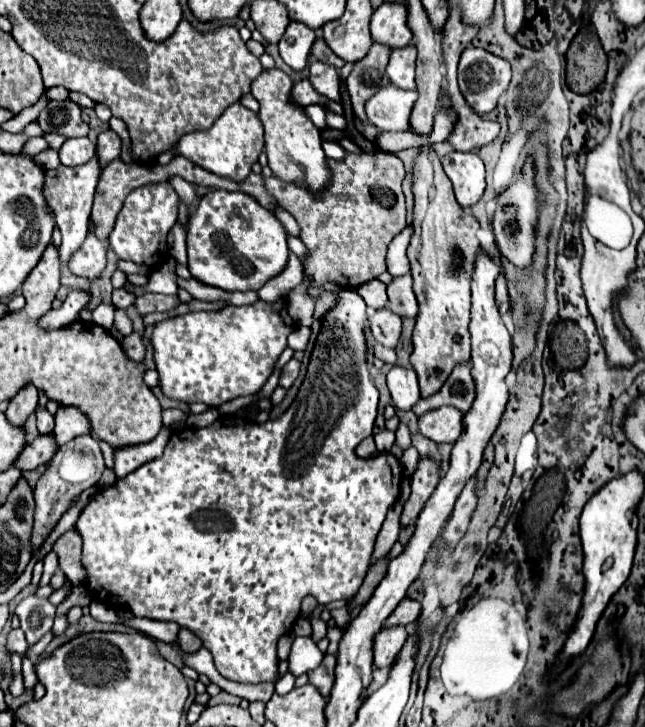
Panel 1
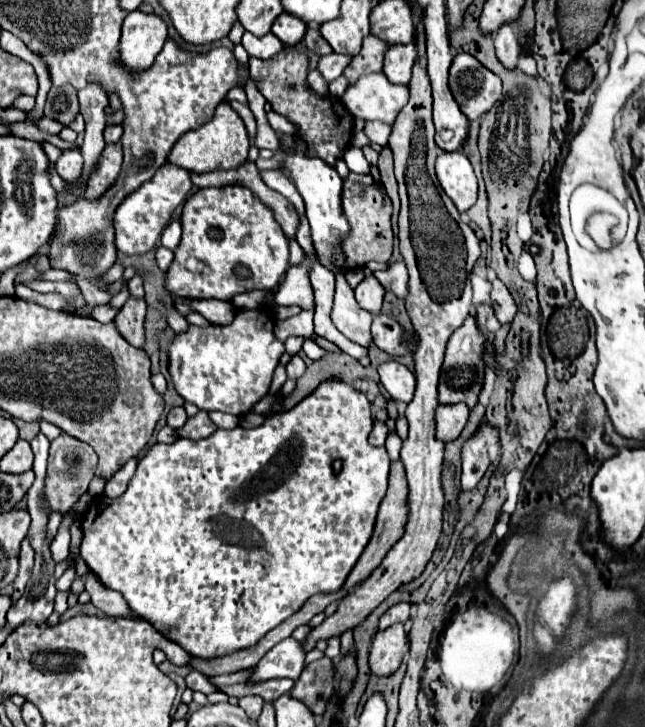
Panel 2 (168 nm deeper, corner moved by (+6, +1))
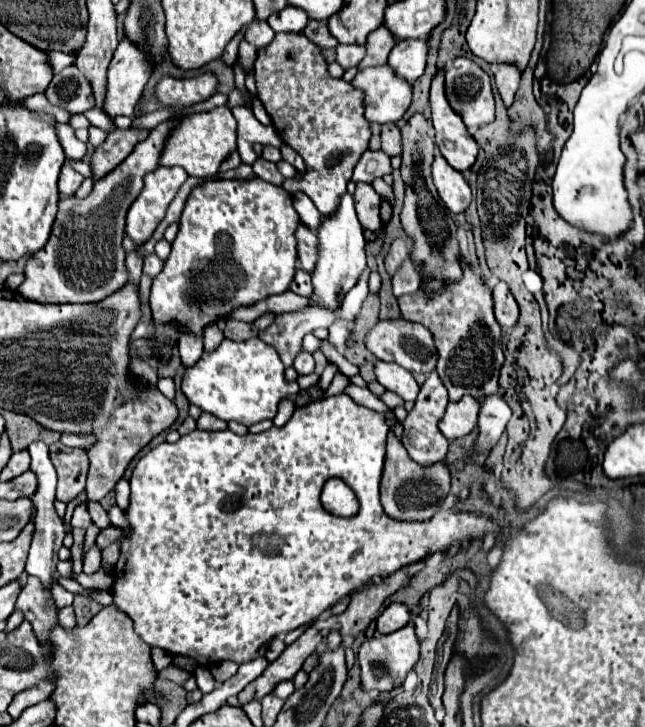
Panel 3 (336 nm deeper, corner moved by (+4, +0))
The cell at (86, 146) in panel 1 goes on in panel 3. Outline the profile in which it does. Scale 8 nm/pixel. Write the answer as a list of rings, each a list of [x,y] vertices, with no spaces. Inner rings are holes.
[[[63,166],[59,176],[59,194],[73,196],[81,186],[81,182],[83,182],[83,176],[77,170],[73,170],[71,166]]]

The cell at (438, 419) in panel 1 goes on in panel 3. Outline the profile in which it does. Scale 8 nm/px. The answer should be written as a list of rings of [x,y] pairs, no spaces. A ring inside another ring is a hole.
[[[463,396],[459,402],[449,402],[445,416],[439,422],[441,434],[447,440],[455,440],[469,434],[477,426],[479,408],[481,404],[473,396]]]

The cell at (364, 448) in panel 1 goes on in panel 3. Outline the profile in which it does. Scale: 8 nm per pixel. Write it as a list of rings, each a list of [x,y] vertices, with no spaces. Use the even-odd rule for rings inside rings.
[[[331,478],[325,482],[321,492],[321,504],[327,512],[343,518],[355,516],[359,510],[359,500],[355,492],[339,478]]]

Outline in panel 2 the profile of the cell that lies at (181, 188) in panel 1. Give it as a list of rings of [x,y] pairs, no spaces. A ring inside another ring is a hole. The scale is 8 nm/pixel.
[[[171,221],[165,227],[163,235],[161,235],[161,245],[171,249],[171,251],[175,251],[175,247],[179,245],[179,239],[181,239],[181,223],[179,221]]]

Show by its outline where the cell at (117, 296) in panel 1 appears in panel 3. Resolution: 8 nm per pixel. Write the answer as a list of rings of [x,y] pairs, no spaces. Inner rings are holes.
[[[147,254],[145,256],[145,266],[143,266],[145,274],[149,274],[153,278],[153,276],[157,276],[161,272],[161,268],[163,268],[163,260],[157,254]]]

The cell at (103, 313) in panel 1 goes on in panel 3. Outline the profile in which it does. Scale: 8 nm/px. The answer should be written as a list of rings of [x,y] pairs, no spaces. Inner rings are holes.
[[[137,246],[133,252],[127,254],[127,270],[129,270],[133,282],[137,284],[141,272],[143,272],[143,258],[141,258],[141,254],[139,254],[139,246]]]

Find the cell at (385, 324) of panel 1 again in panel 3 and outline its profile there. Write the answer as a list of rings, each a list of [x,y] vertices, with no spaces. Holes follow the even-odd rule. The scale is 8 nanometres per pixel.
[[[403,318],[379,320],[365,336],[365,348],[375,358],[379,358],[383,362],[395,362],[409,372],[429,374],[435,370],[435,364],[437,364],[437,348],[435,348],[435,342],[431,340],[431,332],[423,324],[407,322]]]

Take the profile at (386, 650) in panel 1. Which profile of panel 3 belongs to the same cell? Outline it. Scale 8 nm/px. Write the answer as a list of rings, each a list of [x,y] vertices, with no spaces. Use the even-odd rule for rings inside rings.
[[[407,624],[397,632],[391,634],[377,634],[369,640],[365,640],[359,648],[359,664],[361,664],[361,688],[365,692],[377,690],[377,692],[391,692],[393,688],[401,686],[409,674],[409,670],[419,660],[419,640],[415,636],[415,626]]]

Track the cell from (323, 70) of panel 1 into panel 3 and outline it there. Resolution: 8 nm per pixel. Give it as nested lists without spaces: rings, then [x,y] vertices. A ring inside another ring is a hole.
[[[339,44],[337,46],[337,62],[347,70],[351,66],[357,66],[365,56],[365,46],[359,46],[359,44]]]

